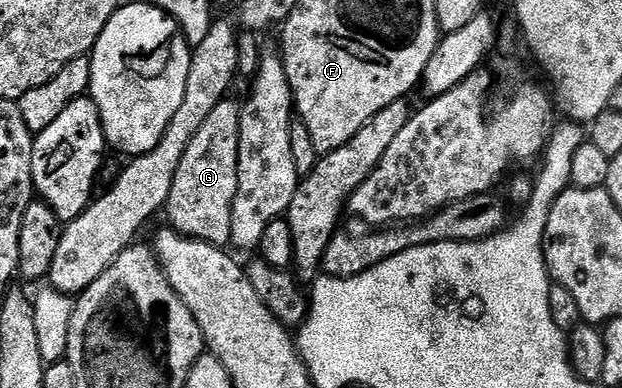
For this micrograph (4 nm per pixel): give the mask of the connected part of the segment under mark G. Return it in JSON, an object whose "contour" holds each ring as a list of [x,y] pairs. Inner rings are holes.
{"contour":[[[228,97],[209,113],[205,125],[197,129],[197,137],[189,141],[181,165],[177,165],[177,177],[173,177],[173,189],[169,189],[165,216],[172,228],[188,239],[211,243],[226,248],[231,242],[233,229],[233,201],[237,197],[237,153],[241,137],[240,104]]]}

